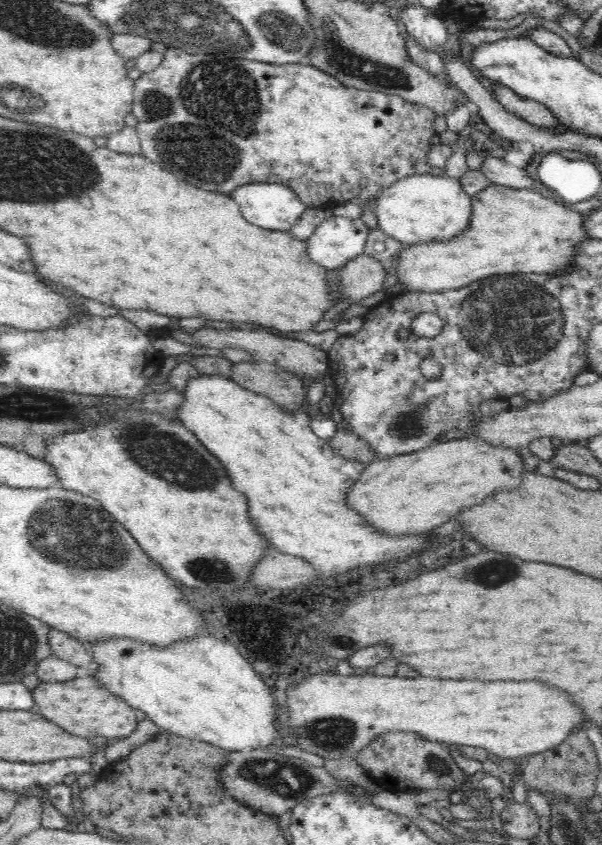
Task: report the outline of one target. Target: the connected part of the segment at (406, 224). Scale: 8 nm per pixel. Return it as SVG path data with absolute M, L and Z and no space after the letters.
M412 174L378 194L373 210L378 228L402 245L446 241L462 234L470 225L470 198L458 179L446 175Z

